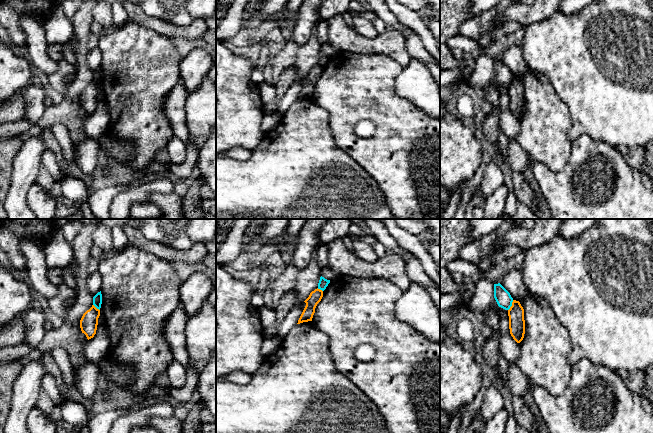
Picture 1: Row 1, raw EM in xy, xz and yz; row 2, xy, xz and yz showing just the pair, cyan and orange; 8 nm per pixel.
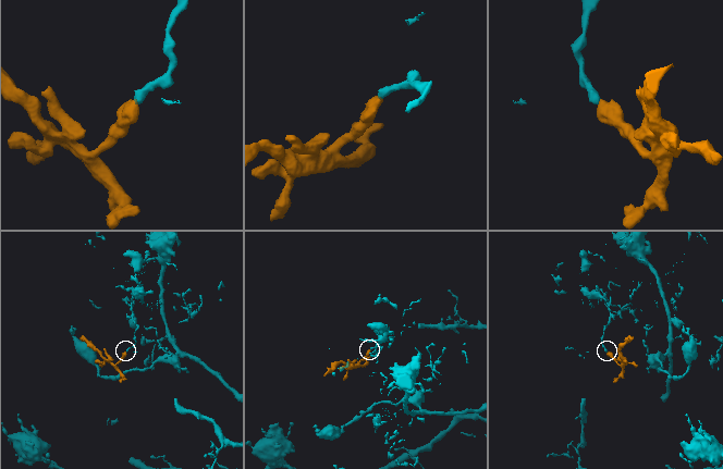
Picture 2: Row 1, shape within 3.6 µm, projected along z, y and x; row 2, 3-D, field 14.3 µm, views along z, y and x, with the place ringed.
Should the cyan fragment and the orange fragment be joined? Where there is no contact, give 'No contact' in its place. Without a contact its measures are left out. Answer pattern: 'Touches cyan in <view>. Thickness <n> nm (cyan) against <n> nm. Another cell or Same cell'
Touches cyan in yz. Thickness 130 nm (cyan) against 130 nm. Another cell

